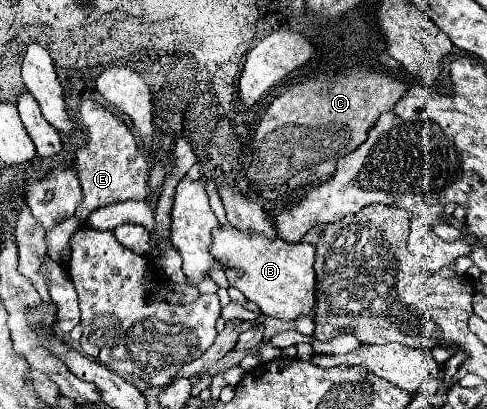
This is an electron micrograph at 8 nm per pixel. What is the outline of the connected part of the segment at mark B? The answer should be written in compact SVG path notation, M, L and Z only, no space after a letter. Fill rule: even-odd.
M221 226L213 234L211 252L229 266L229 270L225 270L229 282L239 288L247 300L257 302L265 316L285 322L295 322L299 316L315 316L315 248L311 244L287 244L285 240L271 244L257 234L249 236L233 226ZM237 270L243 270L243 274L237 274Z

